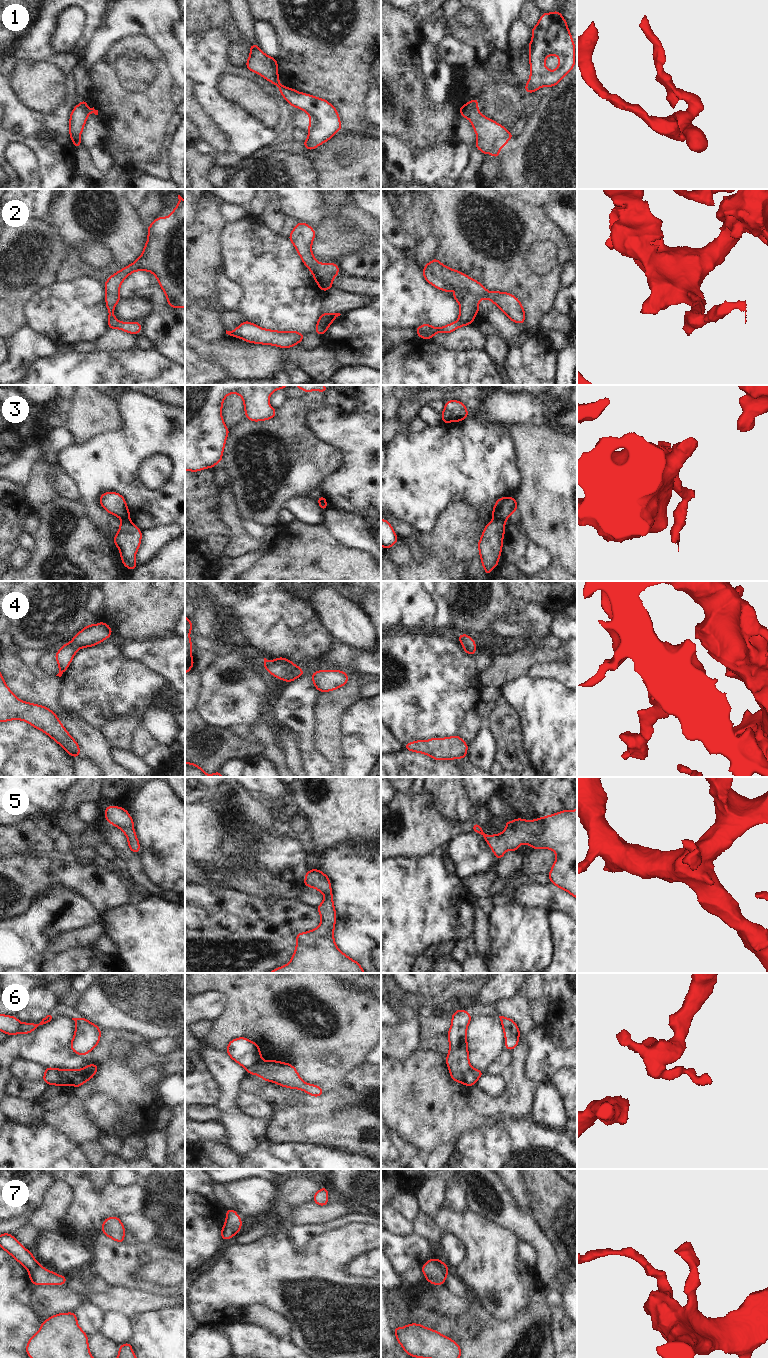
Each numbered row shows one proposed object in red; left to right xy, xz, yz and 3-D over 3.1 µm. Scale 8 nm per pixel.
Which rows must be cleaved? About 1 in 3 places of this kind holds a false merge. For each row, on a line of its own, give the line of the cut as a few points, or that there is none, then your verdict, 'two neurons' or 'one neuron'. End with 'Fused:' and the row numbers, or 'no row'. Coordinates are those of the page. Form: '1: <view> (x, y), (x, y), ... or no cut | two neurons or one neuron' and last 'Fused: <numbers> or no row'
1: xz (280, 84), (278, 86) | two neurons
2: no cut | one neuron
3: yz (493, 517), (504, 522) | two neurons
4: no cut | one neuron
5: no cut | one neuron
6: xy (56, 1069), (59, 1084) | two neurons
7: yz (436, 1259), (439, 1267), (446, 1274) | two neurons
Fused: 1, 3, 6, 7

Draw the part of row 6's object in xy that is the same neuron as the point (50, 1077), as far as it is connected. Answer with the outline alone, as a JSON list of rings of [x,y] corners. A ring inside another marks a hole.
[[[45,1067],[42,1081],[49,1084],[50,1086],[59,1085],[59,1076],[56,1071],[56,1068]]]

